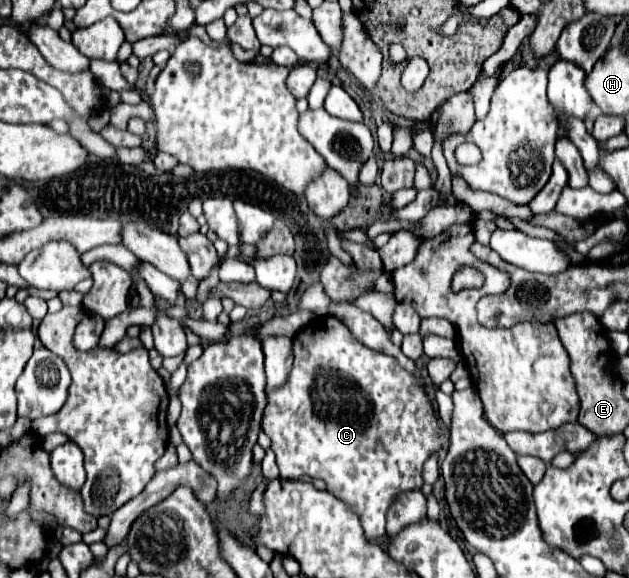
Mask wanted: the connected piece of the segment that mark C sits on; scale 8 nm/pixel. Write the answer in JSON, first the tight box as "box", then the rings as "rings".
{"box":[261,315,445,541],"rings":[[[333,315],[315,317],[309,325],[305,325],[293,337],[293,351],[295,351],[295,361],[293,361],[291,375],[289,375],[287,383],[283,387],[279,387],[279,391],[269,391],[267,393],[267,407],[265,407],[263,421],[261,421],[261,429],[265,431],[265,435],[273,443],[271,449],[277,455],[277,465],[279,465],[281,477],[283,479],[299,479],[303,475],[309,475],[313,479],[315,477],[323,479],[325,485],[327,485],[327,491],[331,495],[337,495],[339,499],[343,499],[351,507],[351,511],[355,511],[355,515],[361,515],[359,519],[363,523],[363,531],[365,531],[367,539],[369,541],[381,541],[385,537],[385,521],[387,521],[385,515],[387,515],[387,509],[389,509],[391,501],[395,499],[395,495],[403,493],[403,491],[411,491],[411,489],[421,489],[421,485],[423,485],[421,471],[423,471],[425,459],[435,451],[439,451],[439,453],[445,451],[445,431],[443,431],[443,427],[439,425],[439,421],[437,421],[437,417],[433,413],[431,401],[429,401],[429,397],[425,393],[425,387],[413,375],[403,371],[401,365],[395,361],[395,357],[383,355],[379,351],[371,351],[369,347],[363,347],[355,339],[355,335],[351,335],[351,331],[347,331],[347,327],[343,327],[343,323],[339,323],[339,319],[335,319]]]}

